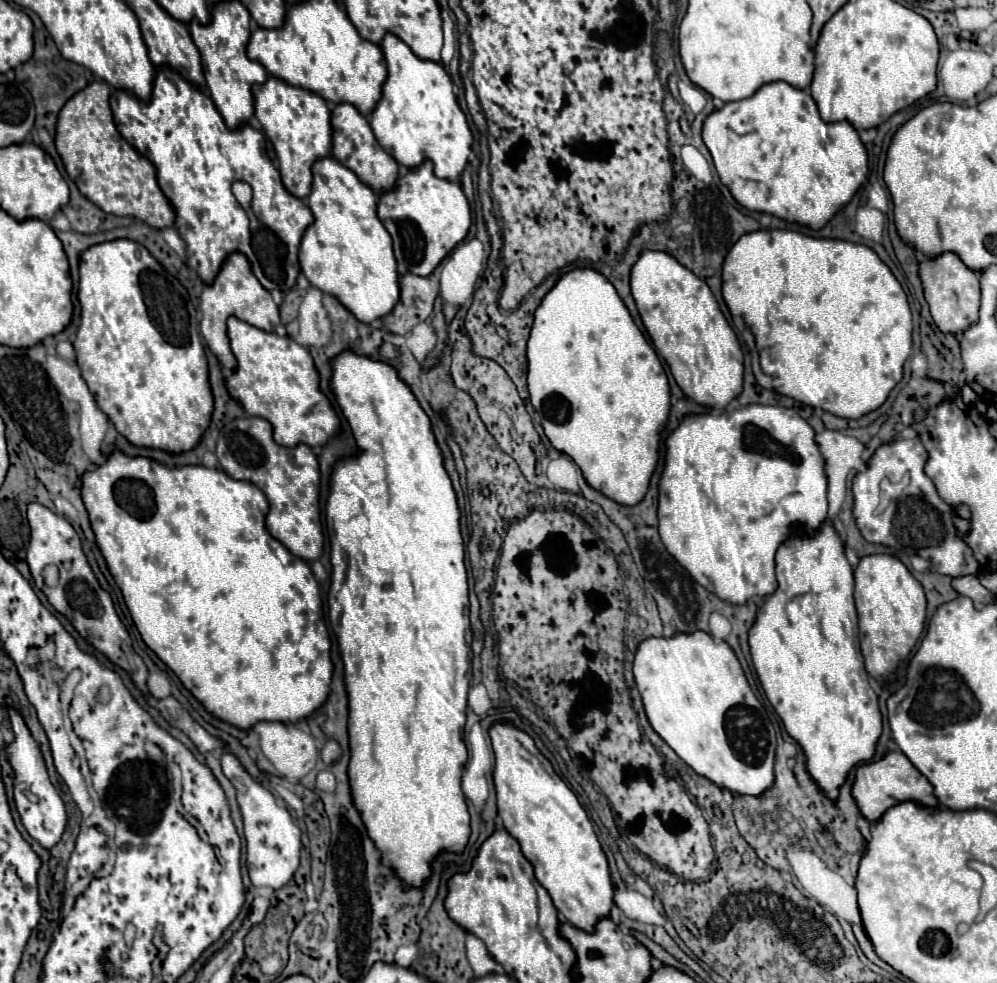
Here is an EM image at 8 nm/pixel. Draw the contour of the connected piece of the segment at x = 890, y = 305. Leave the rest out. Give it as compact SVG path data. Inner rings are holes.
M789 229L745 233L723 261L723 299L745 344L755 345L752 350L755 351L757 341L761 373L765 377L759 383L765 389L773 389L837 417L857 419L877 409L903 377L903 363L913 345L907 295L891 269L865 245L809 237Z

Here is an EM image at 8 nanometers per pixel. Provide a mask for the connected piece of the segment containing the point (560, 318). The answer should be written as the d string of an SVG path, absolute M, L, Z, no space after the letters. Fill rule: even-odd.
M589 267L571 269L571 271L563 273L559 277L559 281L551 287L551 291L541 299L533 317L535 319L533 319L531 335L527 341L527 385L529 385L531 405L535 407L535 411L543 419L541 425L543 425L547 439L551 441L551 445L557 451L567 453L581 467L585 481L593 489L599 489L603 495L611 497L613 501L619 501L621 505L635 505L635 501L641 501L643 493L647 493L651 473L653 473L657 459L659 459L659 433L661 433L661 429L669 417L669 383L667 383L667 375L663 371L663 365L661 365L655 349L647 343L647 339L643 337L639 327L633 323L633 317L629 315L625 303L617 295L611 281L605 275L601 275L599 271L589 269Z

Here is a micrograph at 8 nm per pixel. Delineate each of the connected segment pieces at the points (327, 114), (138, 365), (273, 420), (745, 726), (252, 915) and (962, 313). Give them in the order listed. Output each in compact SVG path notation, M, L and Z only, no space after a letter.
M273 75L261 85L253 85L253 97L255 117L275 147L285 189L299 199L307 197L313 161L327 157L331 151L331 111L327 101L309 89L289 85Z
M113 239L81 253L77 299L81 303L81 323L73 347L81 375L99 409L137 447L155 447L171 453L193 449L209 425L213 397L207 383L197 311L189 301L187 289L177 283L175 291L169 273L143 245L131 239Z
M237 317L227 319L227 335L237 359L237 367L225 377L229 395L239 401L249 415L263 417L273 425L273 439L277 445L325 445L327 439L337 433L339 419L329 399L319 391L319 375L315 373L309 351L291 337L267 333Z
M705 631L675 633L671 637L647 637L637 647L633 675L651 727L693 771L715 781L719 787L729 789L731 793L759 795L763 789L773 785L775 731L769 721L765 721L765 709L751 691L739 659L725 641L715 643Z
M255 897L251 909L252 911L250 911L245 919L245 921L249 922L250 927L259 924L264 920L267 909L269 909L269 899L265 899L265 897Z
M945 251L937 257L927 257L919 263L919 277L923 281L925 299L929 303L935 325L943 333L963 333L967 325L977 321L979 313L979 273L971 271L957 253Z

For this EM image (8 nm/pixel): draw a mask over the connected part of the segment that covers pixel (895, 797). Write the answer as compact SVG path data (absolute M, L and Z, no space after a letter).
M889 751L883 755L883 759L879 761L869 761L857 767L855 771L855 781L851 787L851 795L861 811L861 815L867 821L875 821L879 819L891 805L897 805L899 801L919 801L927 807L937 807L937 799L933 795L931 783L911 765L911 761L901 753L901 751Z

